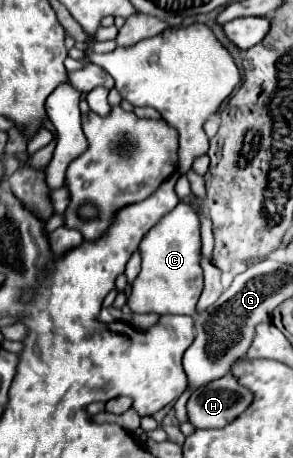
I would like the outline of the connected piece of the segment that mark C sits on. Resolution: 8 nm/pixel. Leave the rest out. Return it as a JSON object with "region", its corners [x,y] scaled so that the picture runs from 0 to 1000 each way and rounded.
{"region":[[[611,441],[584,465],[570,465],[536,491],[522,491],[522,500],[509,500],[474,544],[488,552],[488,579],[433,657],[447,679],[529,679],[549,688],[666,688],[666,666],[693,631],[693,587],[679,579],[679,483],[659,456]]]}

